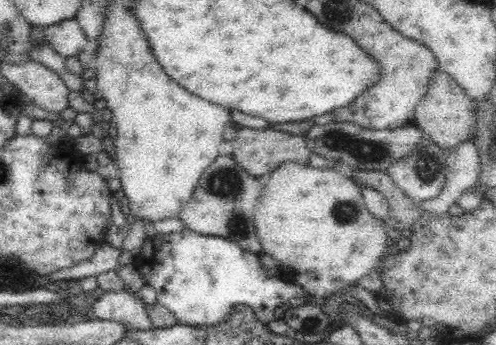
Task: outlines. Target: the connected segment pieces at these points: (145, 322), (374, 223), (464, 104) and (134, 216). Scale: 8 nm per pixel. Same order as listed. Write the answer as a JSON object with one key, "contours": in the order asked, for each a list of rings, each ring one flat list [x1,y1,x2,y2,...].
{"contours":[[[128,290,106,291,93,306,96,319,119,322,128,329,155,329,143,300]],[[286,161,262,182,266,186,254,210,261,251,290,268,311,297,326,298,358,282,380,264,386,246,392,246,386,235,389,222,370,214,360,186,342,171]],[[437,69,430,76,427,93,415,108,414,124,423,129,439,147,449,151,472,138,472,132,477,130,478,114,474,108,476,105,468,100,460,85,449,74]],[[122,4,107,8,106,20,100,33,100,46,94,55,97,66,97,88,100,99,113,114,116,122,116,156,119,168,121,190,128,198,125,210,130,210,131,221,142,220,153,223,179,218,179,214,192,200,196,185,202,173,218,158,218,146,223,141,222,133,226,130,230,112,222,106,214,106,170,82,156,58,152,56,146,36,142,34,136,17]]]}

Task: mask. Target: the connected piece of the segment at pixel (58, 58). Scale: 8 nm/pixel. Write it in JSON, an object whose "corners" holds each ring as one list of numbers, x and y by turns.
{"corners":[[31,25,30,34,28,34,31,44,28,57,58,74,58,77,67,84,69,90,79,92,83,89,83,80,72,73,64,63,65,58,52,49,51,44,44,36,44,29,43,26]]}

